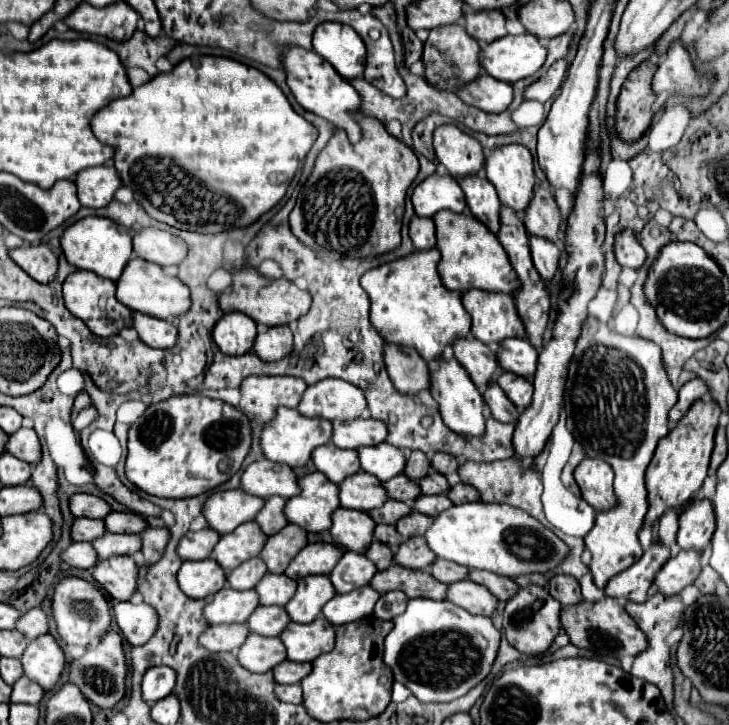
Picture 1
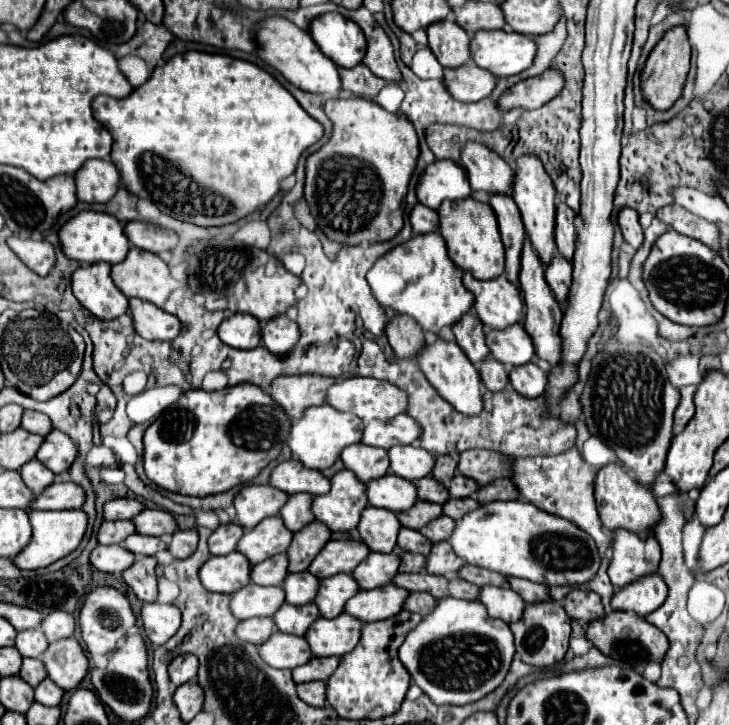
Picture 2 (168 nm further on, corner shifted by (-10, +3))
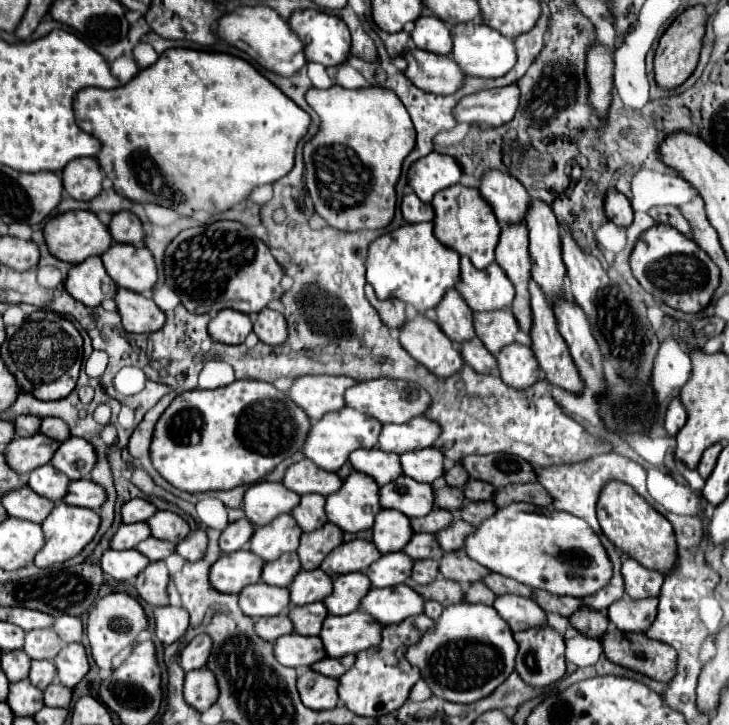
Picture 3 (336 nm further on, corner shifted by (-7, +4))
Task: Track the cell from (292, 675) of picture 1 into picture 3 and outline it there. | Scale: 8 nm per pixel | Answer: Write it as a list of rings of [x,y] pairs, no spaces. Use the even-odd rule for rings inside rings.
[[[347,654],[347,656],[341,656],[341,658],[325,658],[317,664],[313,664],[311,668],[321,672],[323,676],[329,676],[329,678],[339,678],[341,674],[345,674],[355,662],[355,656],[353,654]]]

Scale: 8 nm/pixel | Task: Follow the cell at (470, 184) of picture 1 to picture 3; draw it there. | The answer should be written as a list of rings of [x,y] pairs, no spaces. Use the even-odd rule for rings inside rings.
[[[505,226],[499,236],[499,244],[495,250],[497,264],[505,270],[509,280],[515,286],[515,298],[513,298],[513,316],[521,328],[523,334],[529,334],[529,328],[533,326],[531,306],[529,306],[529,238],[527,238],[527,226]]]

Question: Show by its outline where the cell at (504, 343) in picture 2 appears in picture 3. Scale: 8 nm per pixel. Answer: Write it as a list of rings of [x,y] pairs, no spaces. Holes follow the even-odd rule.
[[[501,308],[501,312],[475,312],[473,322],[477,338],[491,354],[497,354],[503,346],[511,344],[519,332],[519,324],[511,314],[511,308]]]

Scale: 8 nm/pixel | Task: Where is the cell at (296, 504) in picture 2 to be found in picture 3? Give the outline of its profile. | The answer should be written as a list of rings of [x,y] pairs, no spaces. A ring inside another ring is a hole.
[[[319,494],[303,496],[301,504],[297,508],[293,508],[291,514],[297,520],[297,524],[303,528],[303,532],[311,532],[311,530],[321,528],[323,524],[327,524],[325,496],[319,496]]]

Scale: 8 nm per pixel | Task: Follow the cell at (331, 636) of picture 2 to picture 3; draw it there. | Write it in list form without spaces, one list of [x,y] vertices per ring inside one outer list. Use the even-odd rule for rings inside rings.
[[[355,610],[345,616],[327,616],[319,636],[325,644],[327,656],[341,658],[377,646],[381,642],[381,628],[383,624],[373,620],[373,616]]]

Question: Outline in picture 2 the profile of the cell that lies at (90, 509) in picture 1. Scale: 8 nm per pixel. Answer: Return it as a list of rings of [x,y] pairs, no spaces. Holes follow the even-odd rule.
[[[112,499],[104,503],[104,519],[132,519],[142,509],[144,505],[136,499]]]

